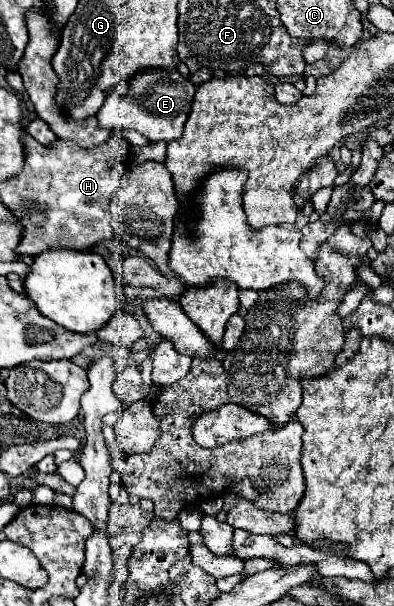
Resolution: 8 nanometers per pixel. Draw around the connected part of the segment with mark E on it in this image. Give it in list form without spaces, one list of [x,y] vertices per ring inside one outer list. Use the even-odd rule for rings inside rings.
[[[146,68],[142,72],[136,72],[128,82],[128,94],[124,98],[116,96],[114,92],[108,92],[102,108],[98,110],[98,126],[108,130],[120,130],[120,128],[132,128],[144,134],[148,140],[158,142],[170,142],[182,136],[184,122],[190,114],[192,98],[194,98],[196,86],[188,82],[176,68]]]

